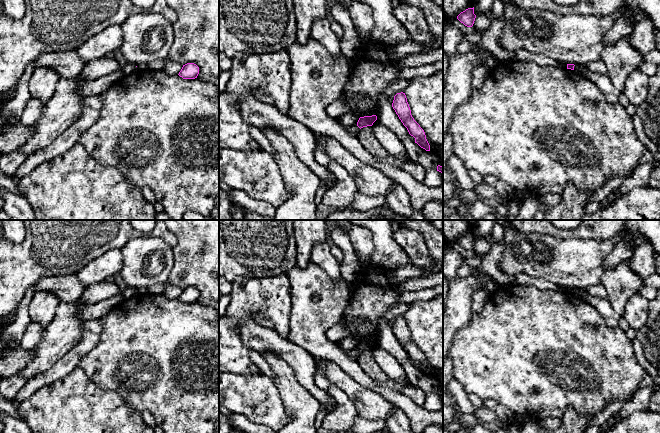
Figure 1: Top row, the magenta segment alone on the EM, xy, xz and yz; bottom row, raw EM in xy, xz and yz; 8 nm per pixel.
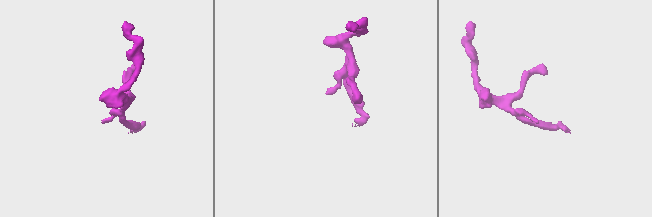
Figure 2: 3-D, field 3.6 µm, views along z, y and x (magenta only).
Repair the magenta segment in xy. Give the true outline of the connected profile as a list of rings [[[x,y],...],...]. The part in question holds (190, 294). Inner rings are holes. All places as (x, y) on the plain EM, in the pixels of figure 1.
[[[187,287],[183,289],[179,300],[183,303],[195,303],[199,298],[199,291],[194,287]]]

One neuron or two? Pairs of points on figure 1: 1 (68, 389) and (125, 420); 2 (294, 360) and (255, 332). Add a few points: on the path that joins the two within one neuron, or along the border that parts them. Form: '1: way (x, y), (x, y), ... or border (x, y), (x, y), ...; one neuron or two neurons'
1: way (82, 403), (99, 420), (111, 420); one neuron
2: way (284, 350), (280, 346), (265, 340); one neuron

